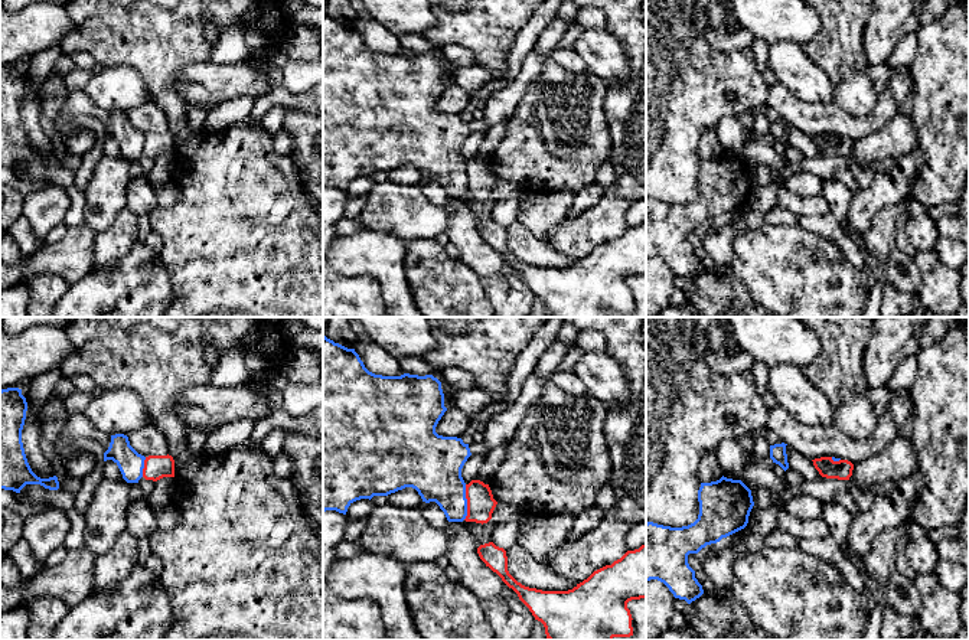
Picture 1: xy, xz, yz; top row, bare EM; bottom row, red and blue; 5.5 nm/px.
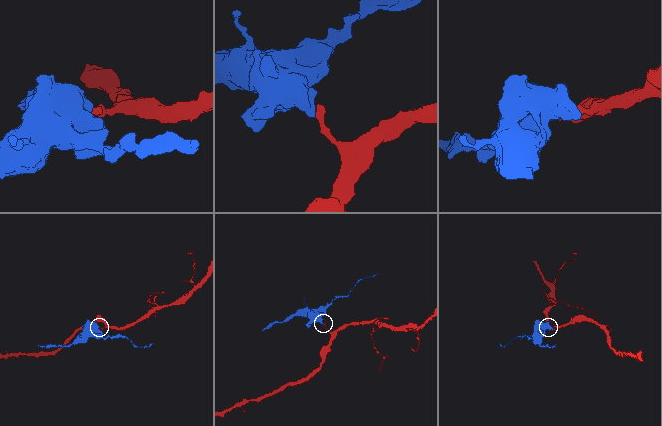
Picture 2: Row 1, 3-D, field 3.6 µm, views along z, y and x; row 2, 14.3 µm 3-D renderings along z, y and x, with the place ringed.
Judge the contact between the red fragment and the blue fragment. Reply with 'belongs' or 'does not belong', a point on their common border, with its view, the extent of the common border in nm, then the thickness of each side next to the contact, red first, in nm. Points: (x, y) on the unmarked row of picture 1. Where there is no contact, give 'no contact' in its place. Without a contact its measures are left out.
does not belong; contact xz (467, 179); length 200 nm; calibres 160 and 300 nm

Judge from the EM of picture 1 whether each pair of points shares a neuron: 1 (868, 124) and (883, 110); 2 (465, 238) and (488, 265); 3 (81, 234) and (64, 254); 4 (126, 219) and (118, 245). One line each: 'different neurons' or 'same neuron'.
1: same neuron
2: same neuron
3: same neuron
4: same neuron

